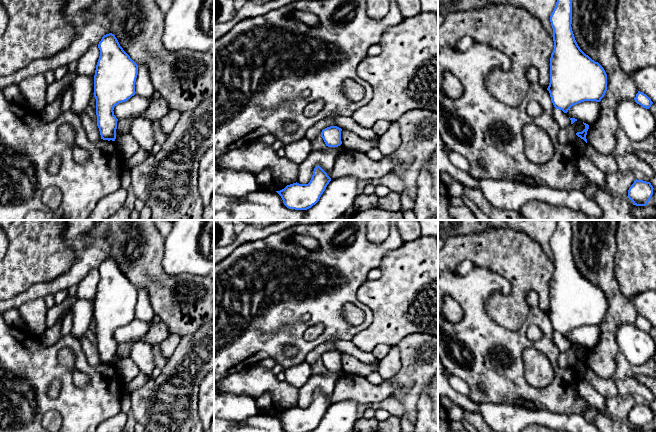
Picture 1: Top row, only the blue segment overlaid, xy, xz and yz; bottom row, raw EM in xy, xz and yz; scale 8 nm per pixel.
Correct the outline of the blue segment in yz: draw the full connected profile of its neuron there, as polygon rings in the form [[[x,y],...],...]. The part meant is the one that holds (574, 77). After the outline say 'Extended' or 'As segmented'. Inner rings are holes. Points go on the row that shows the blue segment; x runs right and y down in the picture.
[[[557,0],[550,16],[554,50],[547,90],[556,109],[568,110],[584,101],[600,102],[607,91],[604,68],[578,46],[572,31],[572,0]]]. As segmented

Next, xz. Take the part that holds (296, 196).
[[[316,166],[308,184],[296,182],[276,192],[281,196],[287,208],[307,210],[319,201],[330,181],[331,178],[327,173],[320,166]]]. As segmented

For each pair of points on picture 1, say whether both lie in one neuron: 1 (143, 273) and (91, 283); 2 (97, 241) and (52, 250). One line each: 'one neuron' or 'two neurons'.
1: two neurons
2: two neurons

